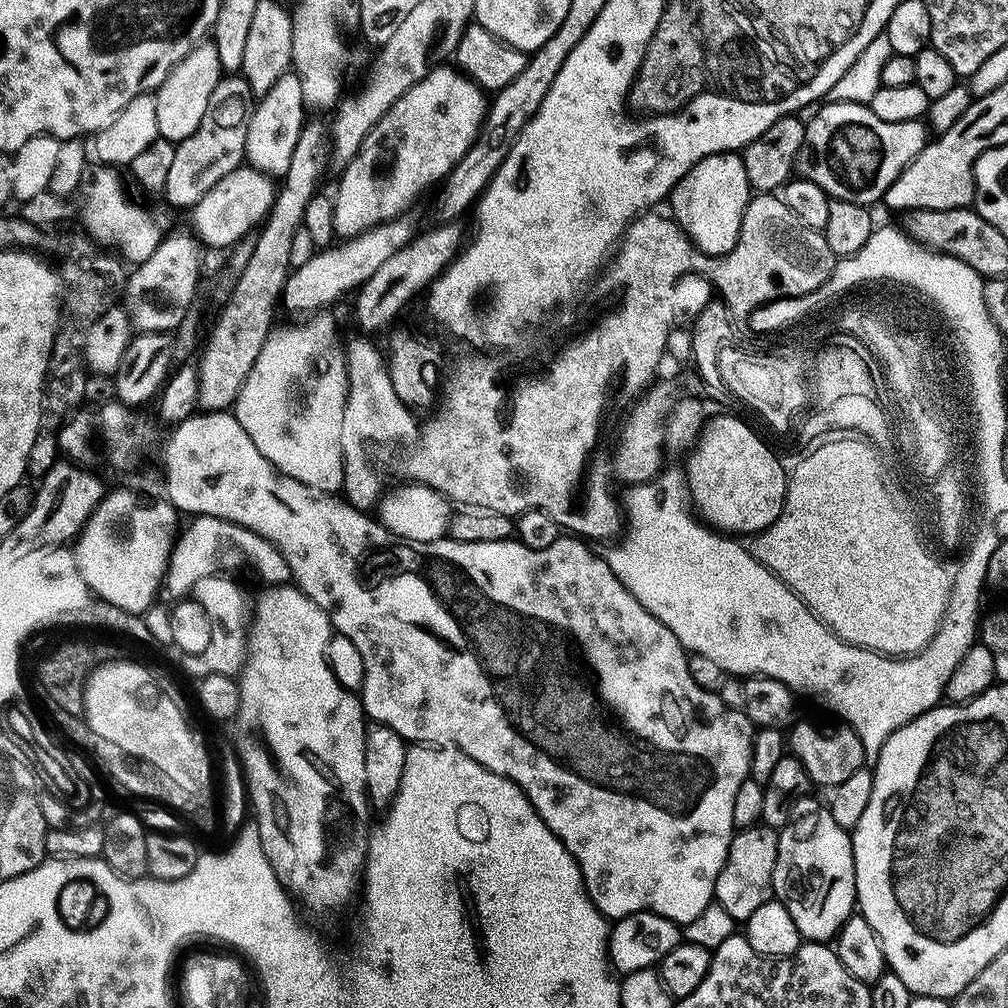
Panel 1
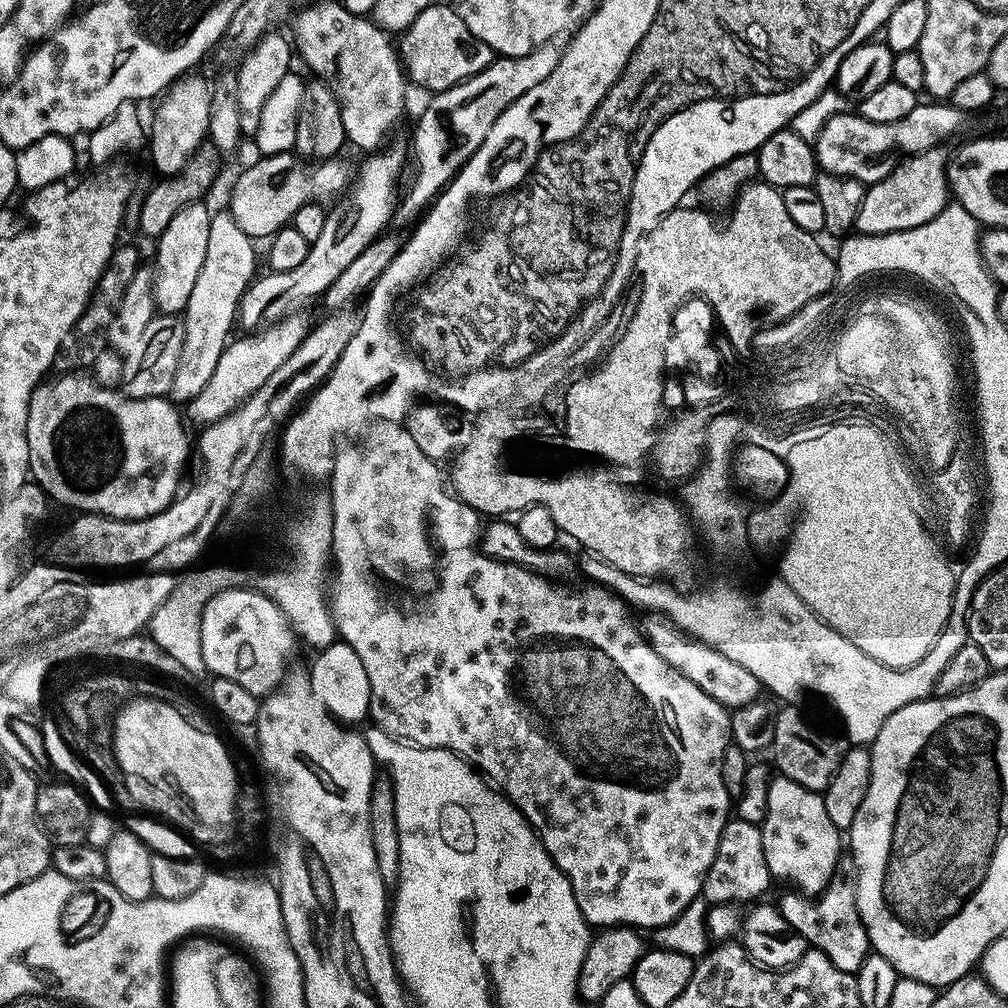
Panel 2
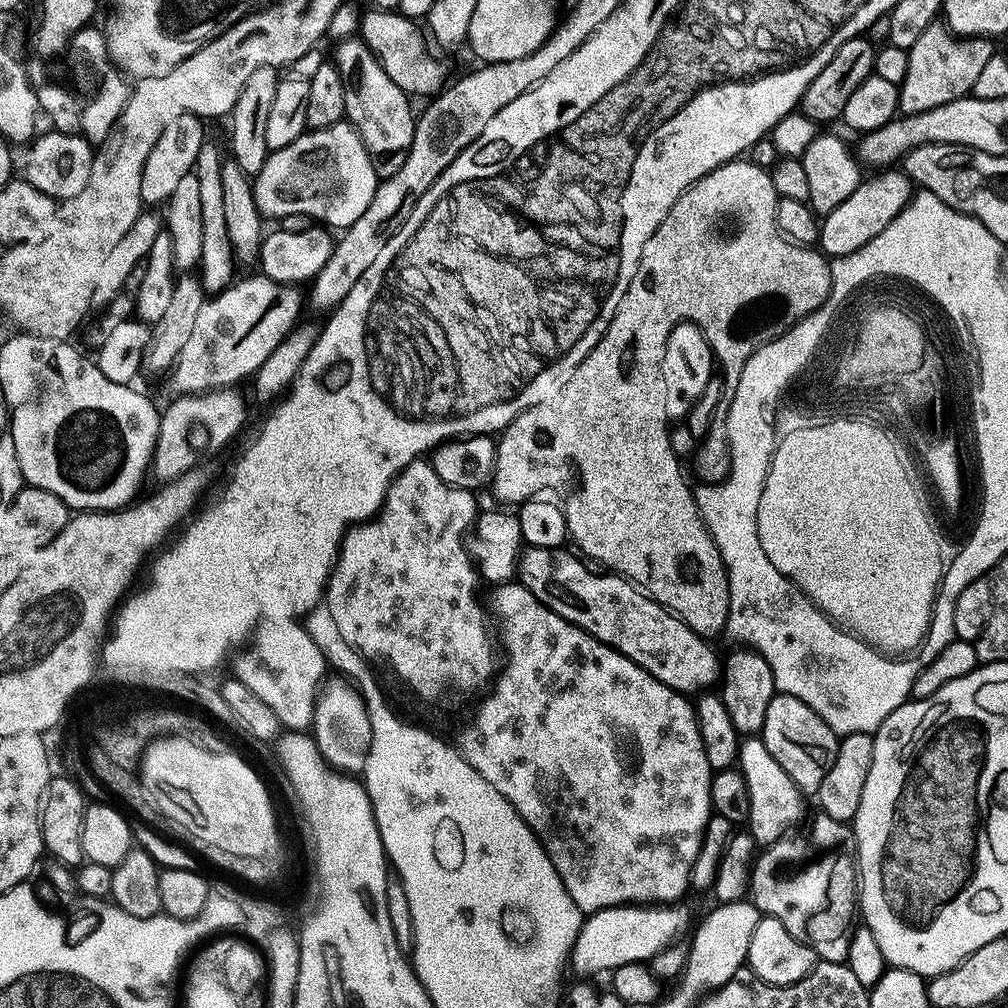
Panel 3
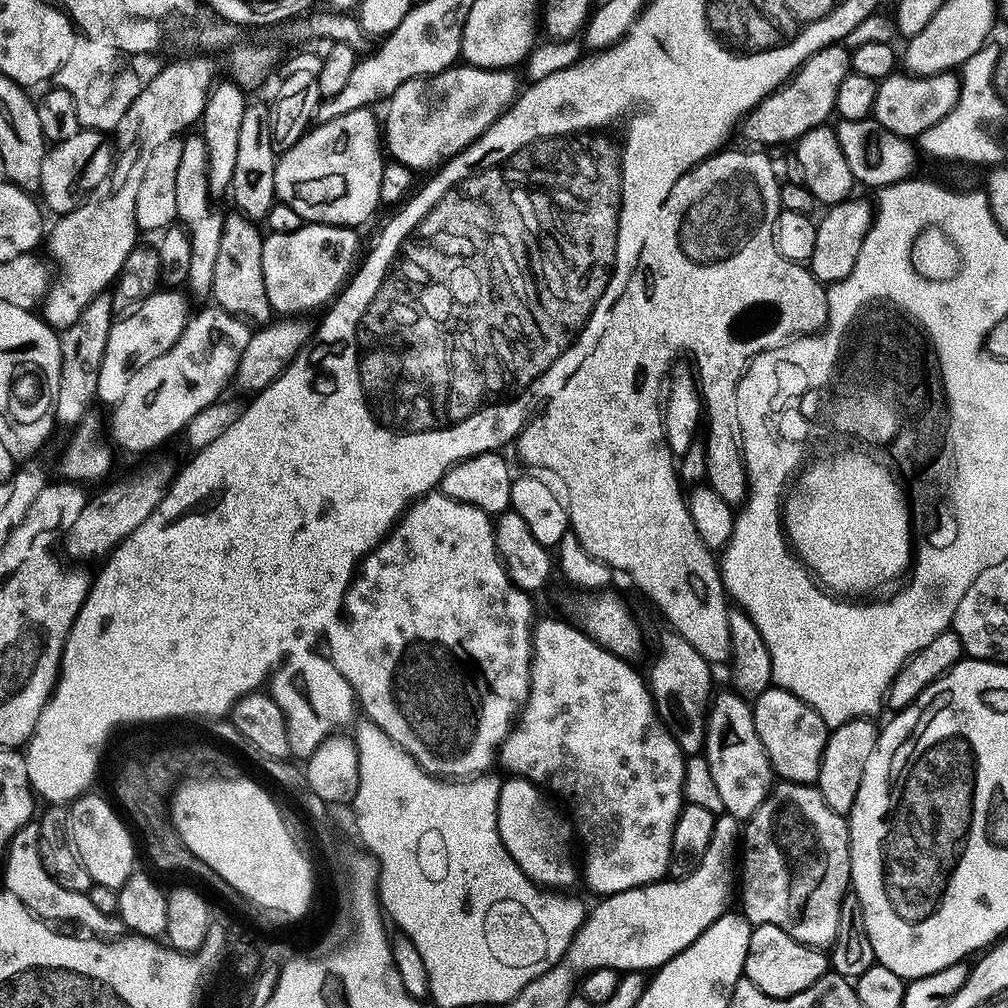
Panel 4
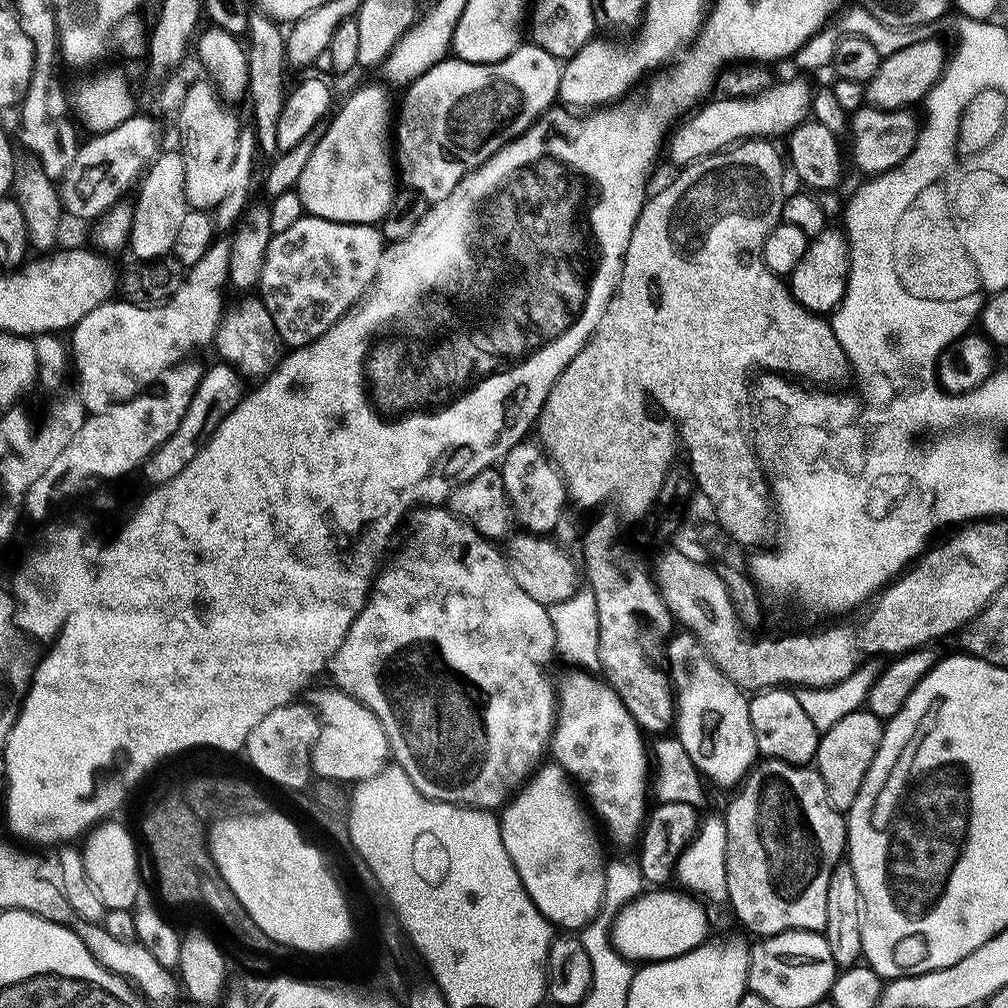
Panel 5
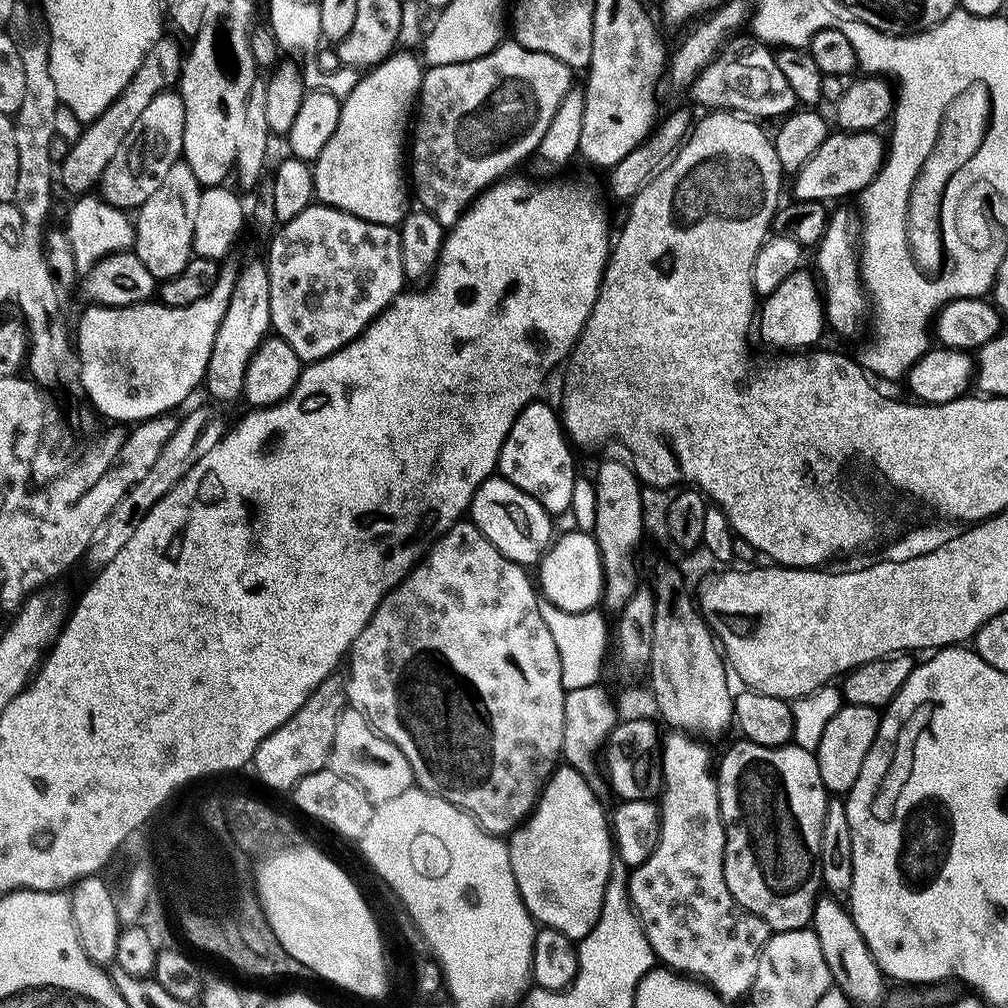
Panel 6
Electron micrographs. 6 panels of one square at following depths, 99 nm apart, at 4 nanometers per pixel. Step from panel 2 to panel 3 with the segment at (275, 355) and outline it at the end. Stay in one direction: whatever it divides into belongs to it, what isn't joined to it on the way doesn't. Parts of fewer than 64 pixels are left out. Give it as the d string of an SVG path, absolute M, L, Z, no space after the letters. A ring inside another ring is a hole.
M233 389L213 390L203 395L177 397L174 404L161 415L159 428L160 466L162 476L172 476L176 472L193 471L192 456L186 449L186 440L196 430L206 430L210 446L214 450L224 449L242 430L246 420L243 398Z

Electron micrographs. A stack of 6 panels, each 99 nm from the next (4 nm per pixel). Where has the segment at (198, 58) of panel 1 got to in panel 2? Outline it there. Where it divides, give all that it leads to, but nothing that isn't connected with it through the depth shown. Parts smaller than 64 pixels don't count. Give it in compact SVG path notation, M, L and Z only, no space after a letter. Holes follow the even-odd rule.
M188 82L177 83L163 97L164 105L152 124L152 164L164 178L175 178L184 171L192 157L203 149L200 147L206 144L211 130L211 87L208 84L184 83Z

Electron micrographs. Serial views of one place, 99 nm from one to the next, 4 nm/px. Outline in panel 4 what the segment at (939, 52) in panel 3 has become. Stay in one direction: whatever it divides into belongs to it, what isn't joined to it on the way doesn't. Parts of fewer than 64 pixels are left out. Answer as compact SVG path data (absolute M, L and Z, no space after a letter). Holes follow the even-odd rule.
M944 72L940 76L913 76L911 74L893 74L879 81L878 98L874 102L872 116L881 129L904 140L915 141L922 138L934 126L943 122L956 109L960 101L959 75Z

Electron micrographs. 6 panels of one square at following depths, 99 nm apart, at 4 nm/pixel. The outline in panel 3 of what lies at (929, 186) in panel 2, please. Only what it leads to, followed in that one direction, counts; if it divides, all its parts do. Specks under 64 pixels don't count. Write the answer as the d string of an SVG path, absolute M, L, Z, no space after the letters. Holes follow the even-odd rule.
M884 170L873 176L876 176L873 180L865 179L854 194L851 194L850 198L843 202L842 206L830 213L829 216L823 217L818 248L833 261L845 260L847 256L852 256L858 250L862 250L862 246L874 242L874 238L878 238L878 234L882 234L882 230L886 230L886 226L890 226L890 222L894 222L894 218L902 215L914 199L914 184L904 175L903 171Z

